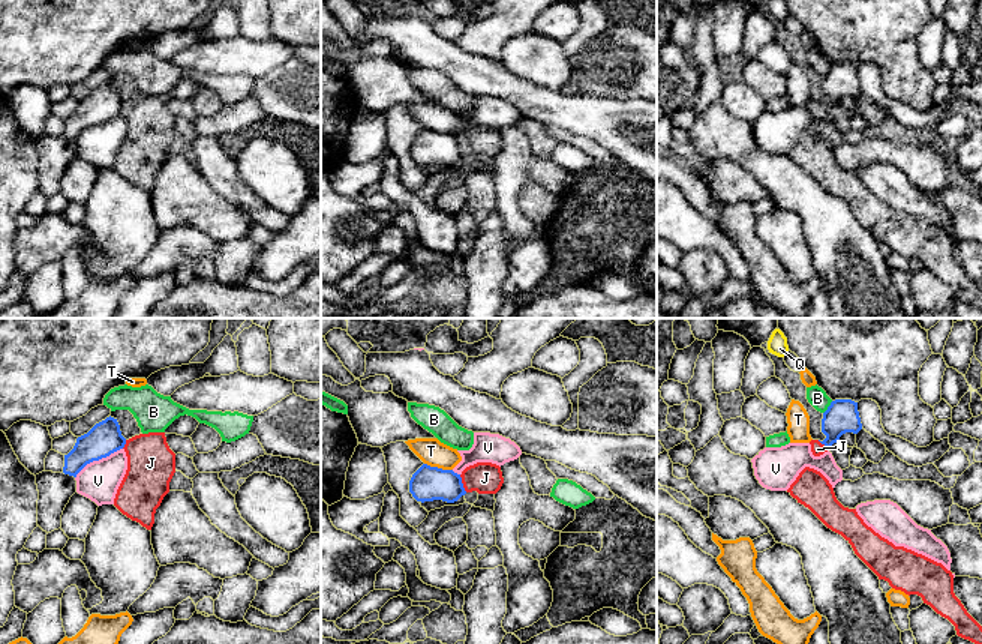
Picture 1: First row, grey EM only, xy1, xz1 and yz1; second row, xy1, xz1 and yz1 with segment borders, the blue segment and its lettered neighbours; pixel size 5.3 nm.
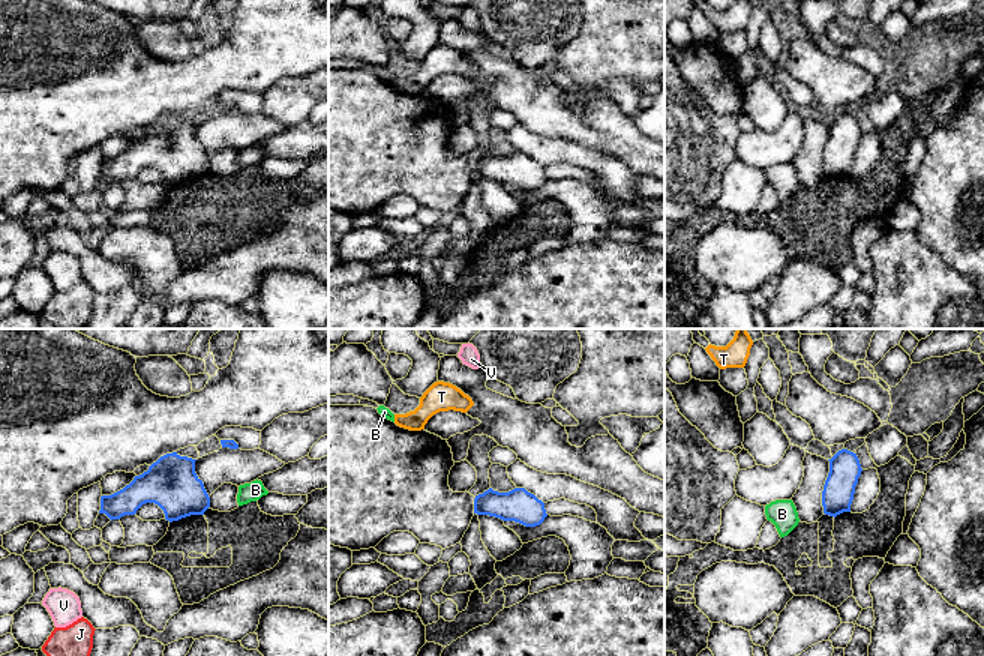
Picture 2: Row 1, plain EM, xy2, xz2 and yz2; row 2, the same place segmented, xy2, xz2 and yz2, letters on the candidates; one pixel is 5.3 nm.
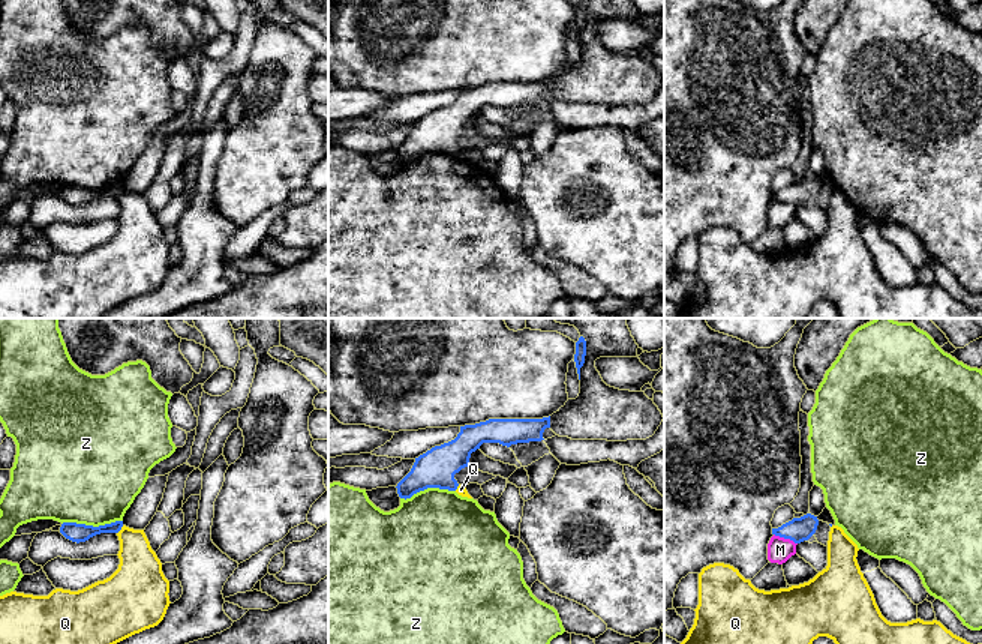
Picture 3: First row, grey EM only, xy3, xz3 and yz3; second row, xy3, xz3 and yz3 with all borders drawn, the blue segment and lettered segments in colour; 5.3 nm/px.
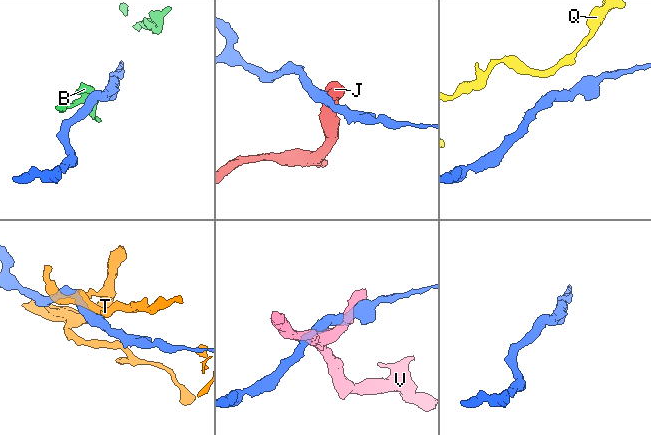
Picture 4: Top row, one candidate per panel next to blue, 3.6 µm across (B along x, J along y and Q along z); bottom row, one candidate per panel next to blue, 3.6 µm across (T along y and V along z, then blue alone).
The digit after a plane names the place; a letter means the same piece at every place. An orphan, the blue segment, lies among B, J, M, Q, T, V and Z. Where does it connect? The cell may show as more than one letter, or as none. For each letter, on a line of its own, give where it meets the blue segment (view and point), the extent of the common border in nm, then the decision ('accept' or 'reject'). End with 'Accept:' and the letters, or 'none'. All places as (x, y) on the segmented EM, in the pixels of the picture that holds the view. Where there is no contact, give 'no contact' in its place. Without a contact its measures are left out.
B: yz1 (828, 407) | 90 nm | reject
J: xz1 (462, 484) | 100 nm | reject
M: yz3 (786, 538) | 140 nm | reject
Q: xy3 (120, 529) | 60 nm | reject
T: xz1 (437, 467) | 160 nm | reject
V: xy1 (98, 460) | 300 nm | reject
Z: xy3 (92, 526) | 320 nm | reject
Accept: none

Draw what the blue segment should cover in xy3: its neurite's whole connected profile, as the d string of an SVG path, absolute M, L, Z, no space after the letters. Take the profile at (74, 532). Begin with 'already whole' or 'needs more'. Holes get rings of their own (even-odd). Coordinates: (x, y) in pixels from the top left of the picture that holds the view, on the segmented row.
already whole; M115 521L99 527L76 524L76 522L63 522L60 527L60 533L66 539L79 543L100 533L118 533L121 527L123 521Z

